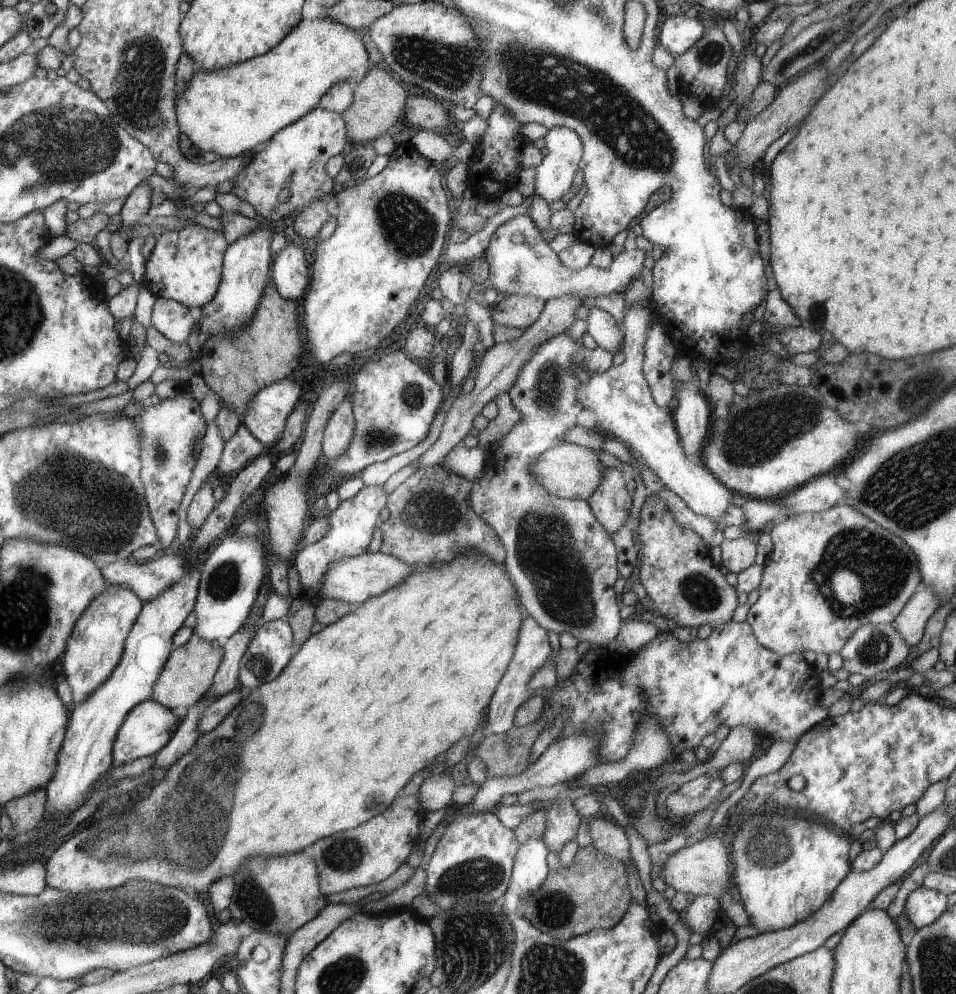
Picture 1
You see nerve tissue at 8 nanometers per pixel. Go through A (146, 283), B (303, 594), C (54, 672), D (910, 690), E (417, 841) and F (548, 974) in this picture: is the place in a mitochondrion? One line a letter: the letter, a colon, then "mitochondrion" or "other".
A: other
B: other
C: other
D: other
E: other
F: mitochondrion

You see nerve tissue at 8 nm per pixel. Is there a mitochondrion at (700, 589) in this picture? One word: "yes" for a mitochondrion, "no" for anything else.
yes

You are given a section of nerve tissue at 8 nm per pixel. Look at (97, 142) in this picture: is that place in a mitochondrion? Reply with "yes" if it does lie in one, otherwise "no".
yes

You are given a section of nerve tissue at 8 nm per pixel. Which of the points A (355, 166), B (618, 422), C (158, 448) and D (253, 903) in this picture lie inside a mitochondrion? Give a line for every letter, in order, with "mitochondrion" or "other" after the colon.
A: mitochondrion
B: other
C: mitochondrion
D: mitochondrion

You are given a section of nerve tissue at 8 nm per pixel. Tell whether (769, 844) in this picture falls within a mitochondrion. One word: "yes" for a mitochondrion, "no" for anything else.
yes

